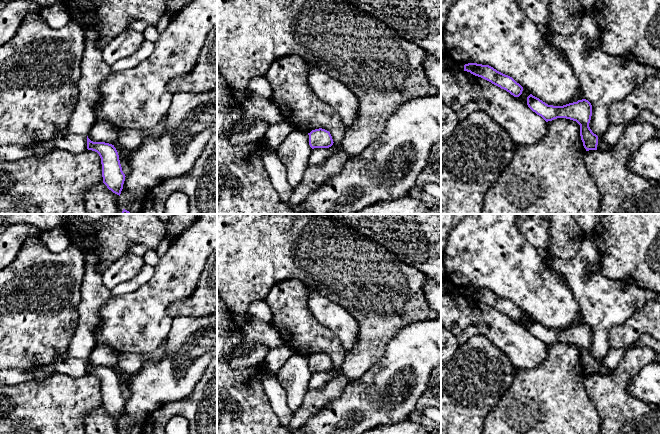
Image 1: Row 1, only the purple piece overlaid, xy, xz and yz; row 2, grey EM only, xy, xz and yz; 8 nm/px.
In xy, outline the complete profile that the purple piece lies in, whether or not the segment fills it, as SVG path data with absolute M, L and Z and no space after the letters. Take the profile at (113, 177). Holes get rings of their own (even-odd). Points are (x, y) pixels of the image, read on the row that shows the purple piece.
M87 136L87 149L99 154L102 164L103 183L109 190L120 196L125 181L125 174L114 145L105 142L93 142Z

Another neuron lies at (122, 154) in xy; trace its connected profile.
M115 144L114 147L116 148L116 150L118 152L122 171L126 176L129 173L129 164L128 164L128 160L127 160L127 153L117 144Z

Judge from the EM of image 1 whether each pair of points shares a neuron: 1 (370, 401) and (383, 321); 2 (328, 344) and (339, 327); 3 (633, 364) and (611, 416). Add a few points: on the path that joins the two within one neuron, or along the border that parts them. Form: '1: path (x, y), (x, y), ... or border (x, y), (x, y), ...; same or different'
1: border (388, 343), (383, 356), (358, 378); different
2: border (315, 319), (325, 325), (337, 337), (345, 350); different
3: path (621, 377), (613, 388), (613, 403); same

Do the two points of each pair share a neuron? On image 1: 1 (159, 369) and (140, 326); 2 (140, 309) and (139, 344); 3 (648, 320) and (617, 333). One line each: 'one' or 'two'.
1: two
2: one
3: one

